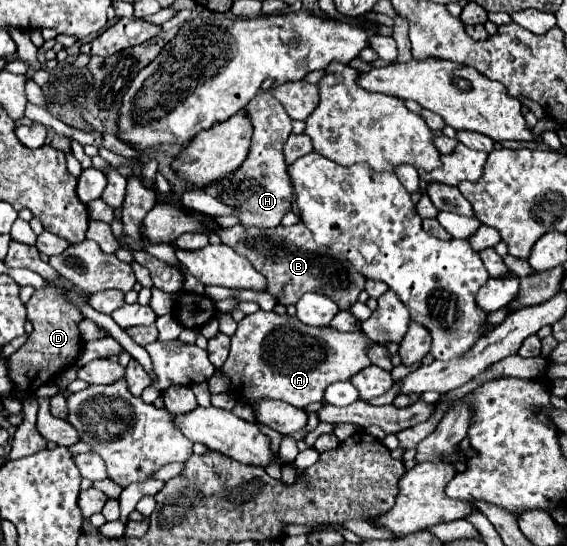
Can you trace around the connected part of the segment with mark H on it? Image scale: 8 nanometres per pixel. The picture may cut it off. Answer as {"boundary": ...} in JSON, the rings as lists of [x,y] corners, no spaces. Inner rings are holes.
{"boundary":[[[263,82],[259,94],[251,98],[251,102],[243,108],[243,112],[251,118],[253,136],[251,136],[251,150],[245,158],[245,162],[239,166],[239,170],[231,176],[231,190],[227,190],[227,196],[223,194],[223,204],[237,210],[237,218],[241,226],[257,226],[257,228],[275,228],[279,226],[281,218],[291,210],[293,194],[289,186],[287,176],[287,162],[283,156],[283,146],[291,134],[291,116],[279,106],[277,98],[269,94],[271,82]],[[249,180],[245,190],[241,190],[241,182]]]}

